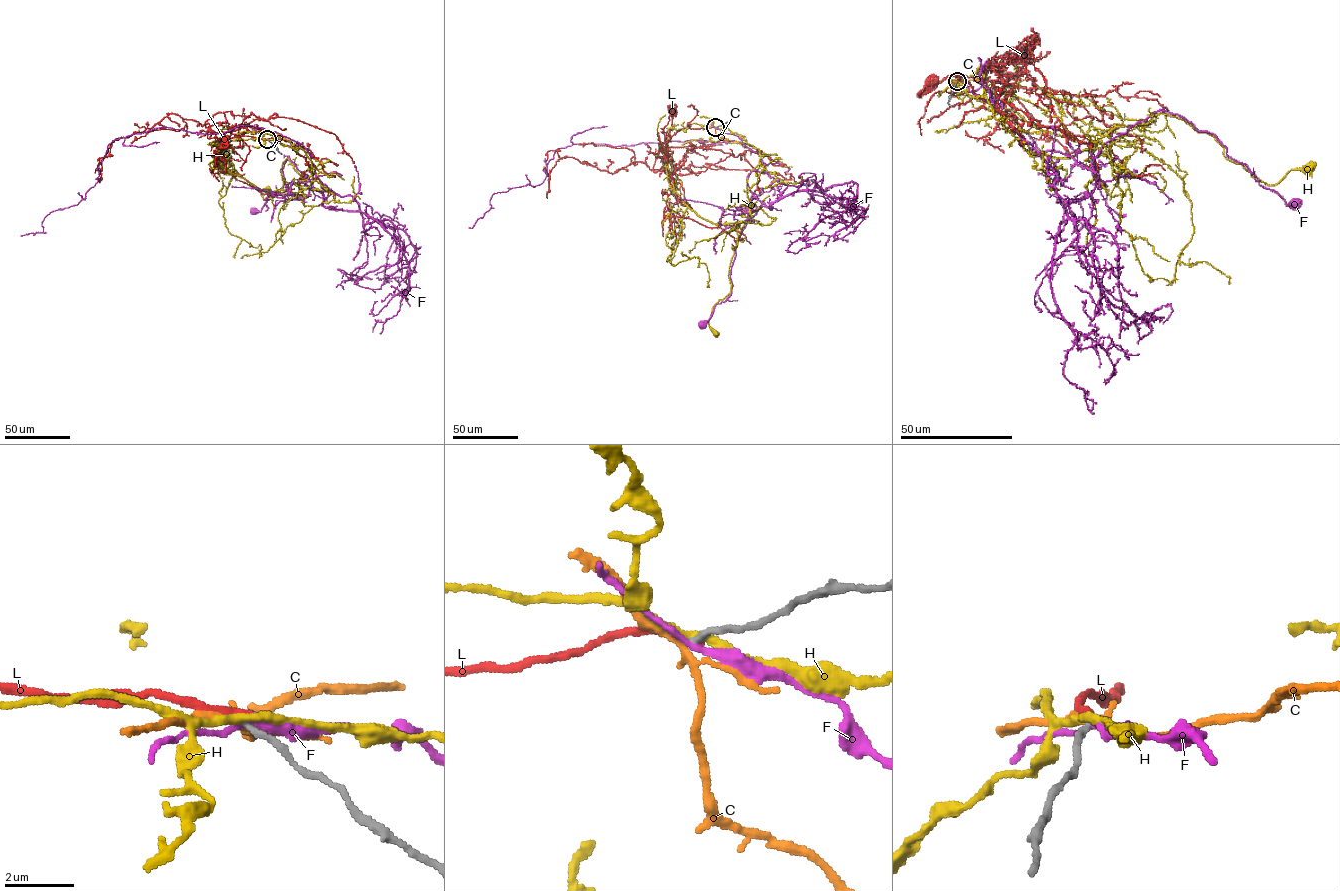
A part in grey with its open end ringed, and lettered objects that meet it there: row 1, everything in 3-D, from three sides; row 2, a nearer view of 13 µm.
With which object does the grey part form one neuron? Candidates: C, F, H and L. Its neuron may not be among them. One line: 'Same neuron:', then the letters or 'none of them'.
Same neuron: none of them

